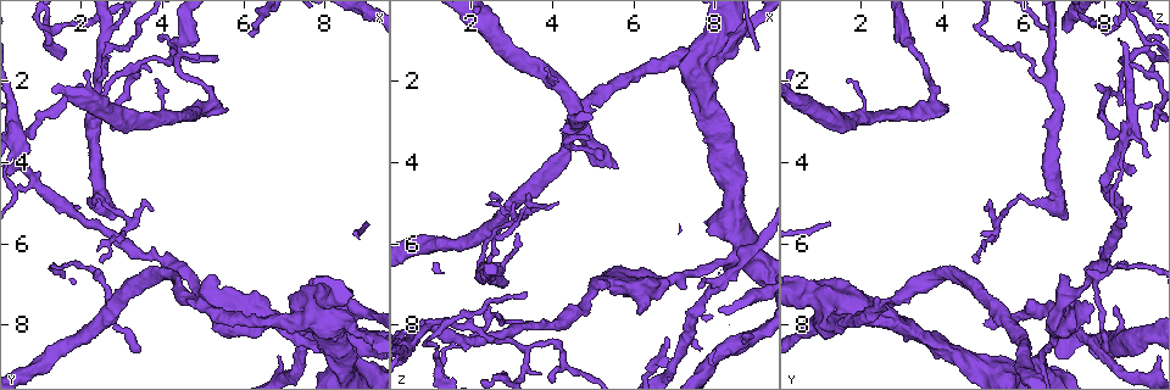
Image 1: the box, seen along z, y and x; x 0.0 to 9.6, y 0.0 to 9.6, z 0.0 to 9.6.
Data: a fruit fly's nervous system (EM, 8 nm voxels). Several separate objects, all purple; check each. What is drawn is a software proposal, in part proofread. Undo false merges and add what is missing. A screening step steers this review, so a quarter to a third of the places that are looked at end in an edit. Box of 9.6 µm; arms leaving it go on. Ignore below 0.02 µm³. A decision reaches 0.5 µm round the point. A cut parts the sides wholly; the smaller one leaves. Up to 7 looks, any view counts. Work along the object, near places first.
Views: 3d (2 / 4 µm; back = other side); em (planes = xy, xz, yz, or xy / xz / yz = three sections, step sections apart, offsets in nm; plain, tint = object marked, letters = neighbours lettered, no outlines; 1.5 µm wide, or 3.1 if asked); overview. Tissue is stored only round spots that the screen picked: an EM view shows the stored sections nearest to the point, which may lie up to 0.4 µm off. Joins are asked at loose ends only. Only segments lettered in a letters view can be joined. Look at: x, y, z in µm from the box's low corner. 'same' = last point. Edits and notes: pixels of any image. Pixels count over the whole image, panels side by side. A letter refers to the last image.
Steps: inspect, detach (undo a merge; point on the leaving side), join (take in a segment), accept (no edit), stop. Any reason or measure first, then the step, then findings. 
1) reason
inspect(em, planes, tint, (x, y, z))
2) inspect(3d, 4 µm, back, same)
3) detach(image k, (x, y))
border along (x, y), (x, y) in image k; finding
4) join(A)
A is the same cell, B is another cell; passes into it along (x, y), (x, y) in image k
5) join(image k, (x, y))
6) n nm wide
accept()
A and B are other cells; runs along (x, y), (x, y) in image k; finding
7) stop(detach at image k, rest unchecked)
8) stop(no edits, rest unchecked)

thick turns thin
inspect(em, yz, step 8, letters, (8.50, 8.00, 0.90))

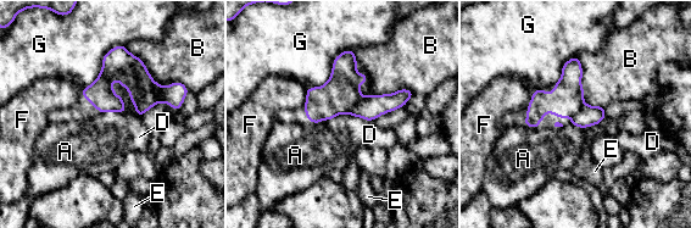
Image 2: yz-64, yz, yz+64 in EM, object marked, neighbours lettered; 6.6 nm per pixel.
detach(image 2, (340, 94))
A, B, D, E, F and G are other cells; border along (362, 96), (346, 112) in image 2; two neurons meet here

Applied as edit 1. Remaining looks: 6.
free end
inspect(em, yz, step 4, tint, (8.75, 7.60, 8.25))

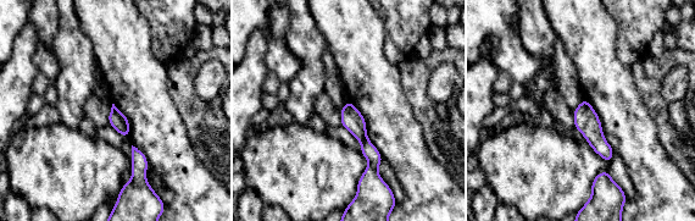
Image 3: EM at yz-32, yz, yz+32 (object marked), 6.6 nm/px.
inspect(em, yz, step 4, letters, same)

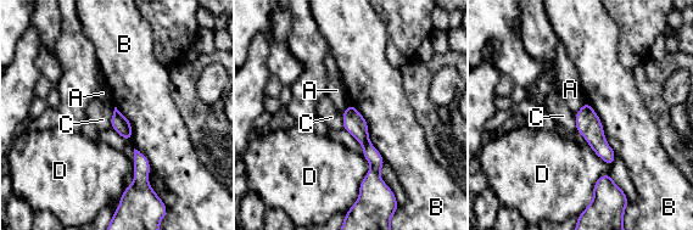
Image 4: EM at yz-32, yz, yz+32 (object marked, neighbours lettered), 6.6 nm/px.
110 nm wide
accept()
A, B, C and D are other cells; border along (586, 102), (575, 113) in image 4; none of them fits

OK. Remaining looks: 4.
an open end
inspect(em, planes, letters, (5.55, 2.65, 4.10))

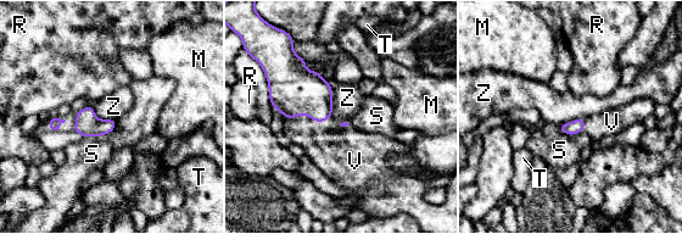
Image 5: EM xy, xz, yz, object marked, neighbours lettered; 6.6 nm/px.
join(V)
V is the same cell, M, R, S, T and Z are other cells; passes into it along (577, 126), (583, 124), (611, 122) in image 5; the neuron continues

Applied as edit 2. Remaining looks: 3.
stop(detach at image 2, join at image 5, rest unchecked)

